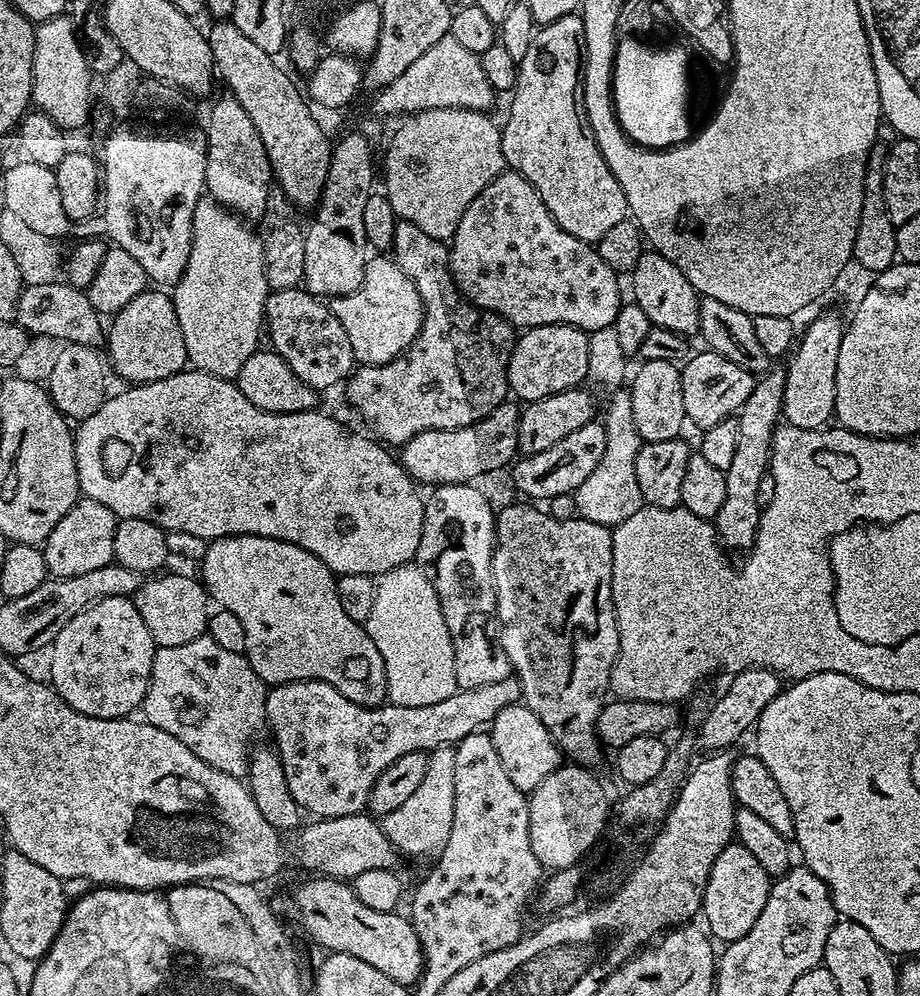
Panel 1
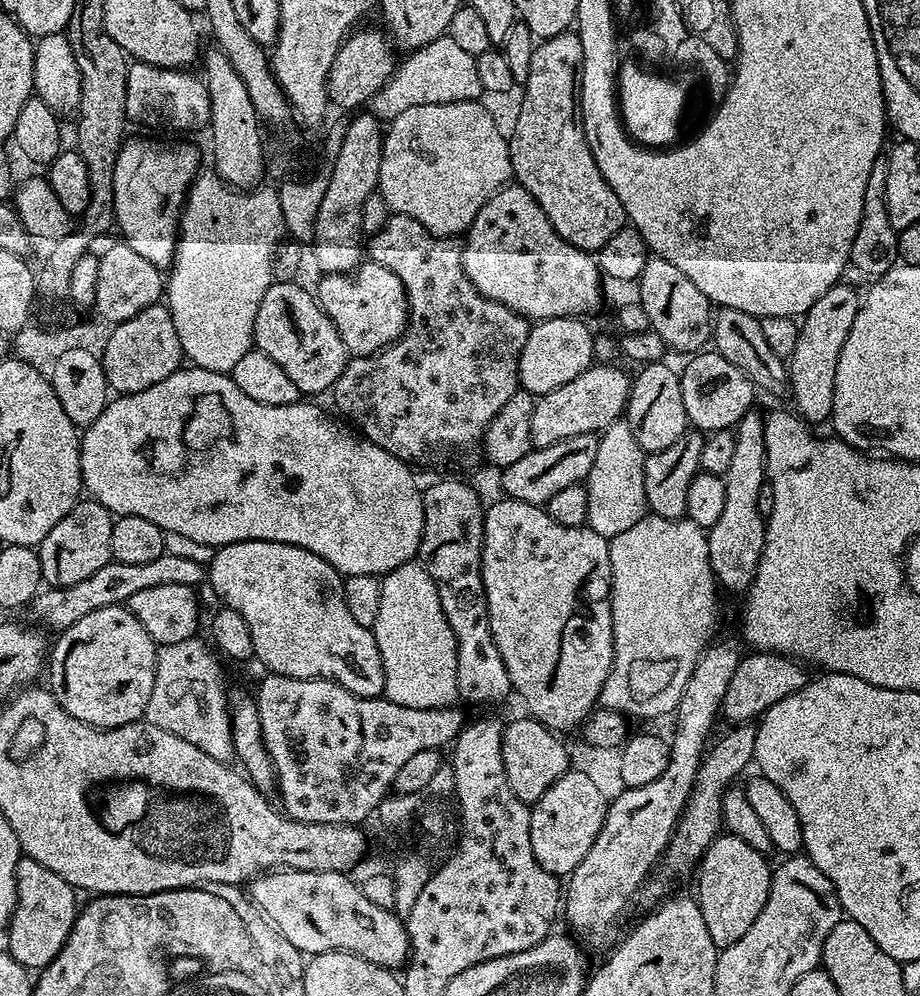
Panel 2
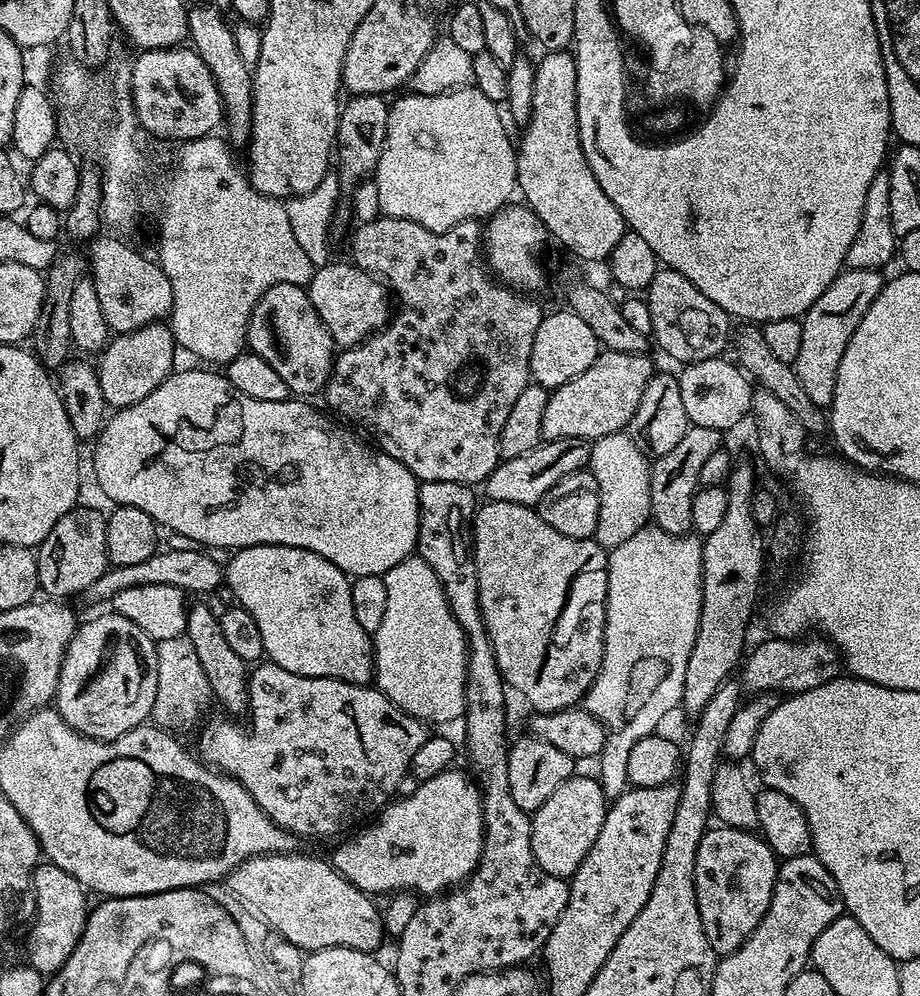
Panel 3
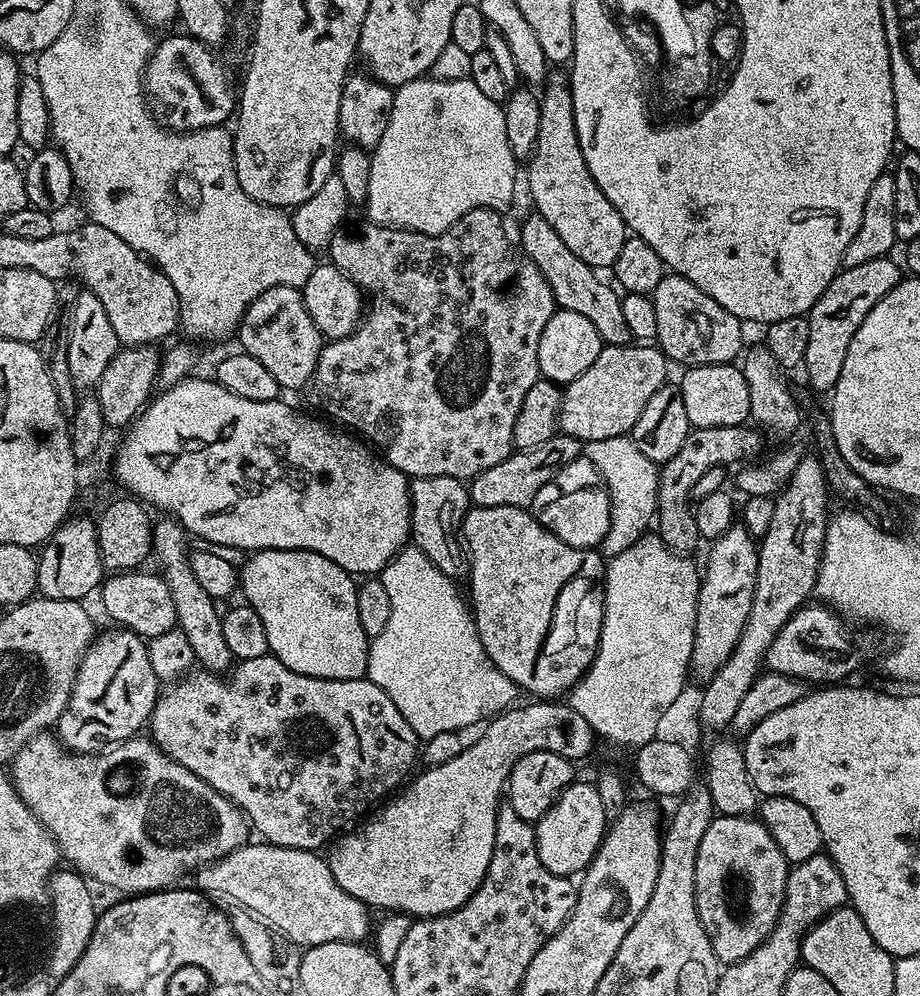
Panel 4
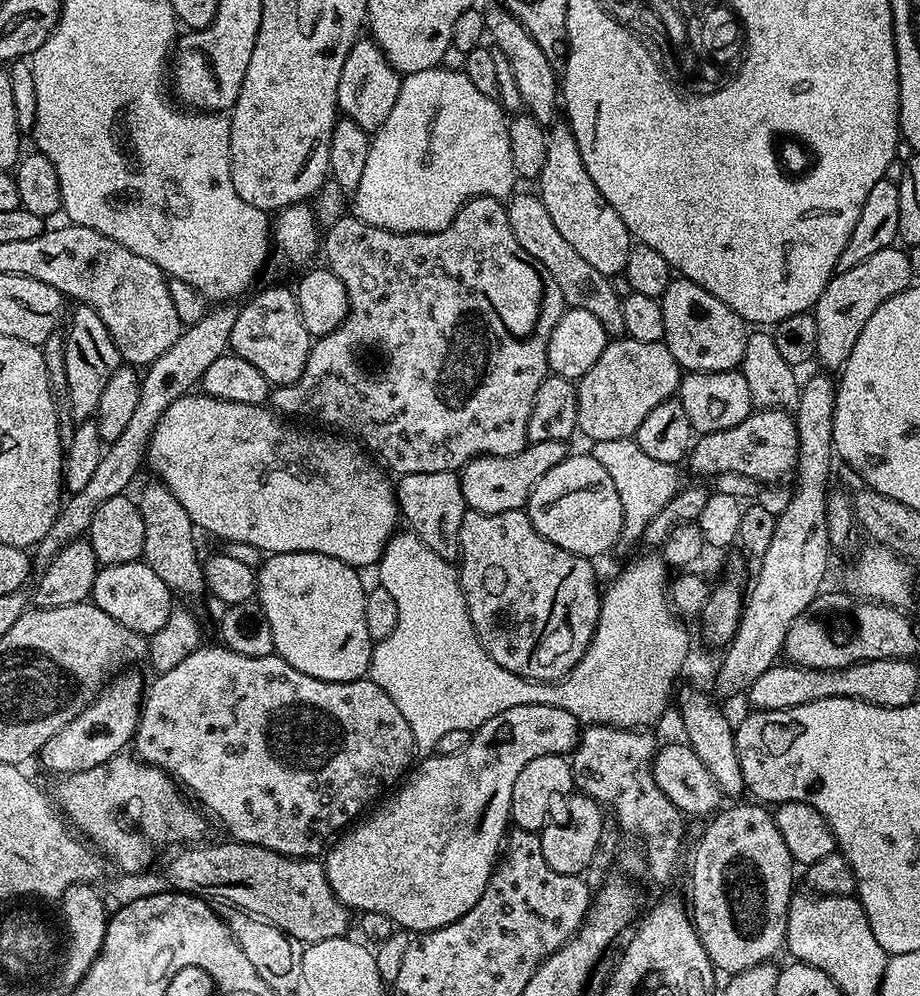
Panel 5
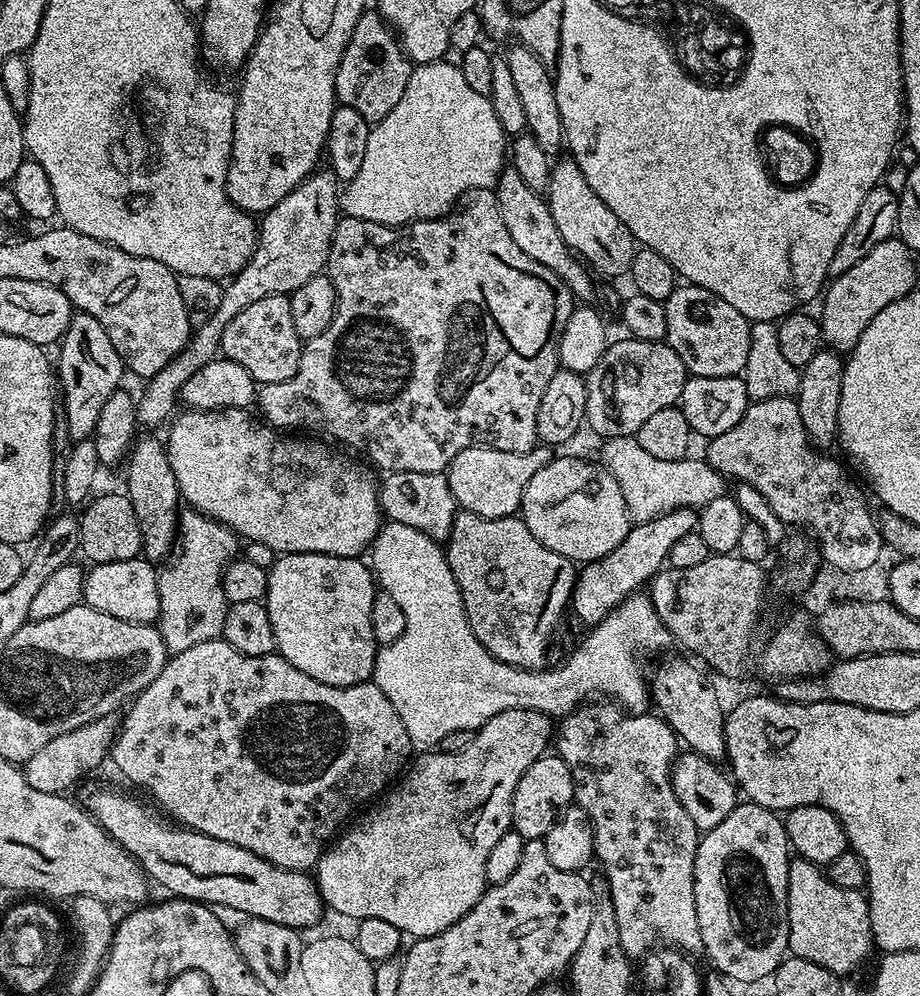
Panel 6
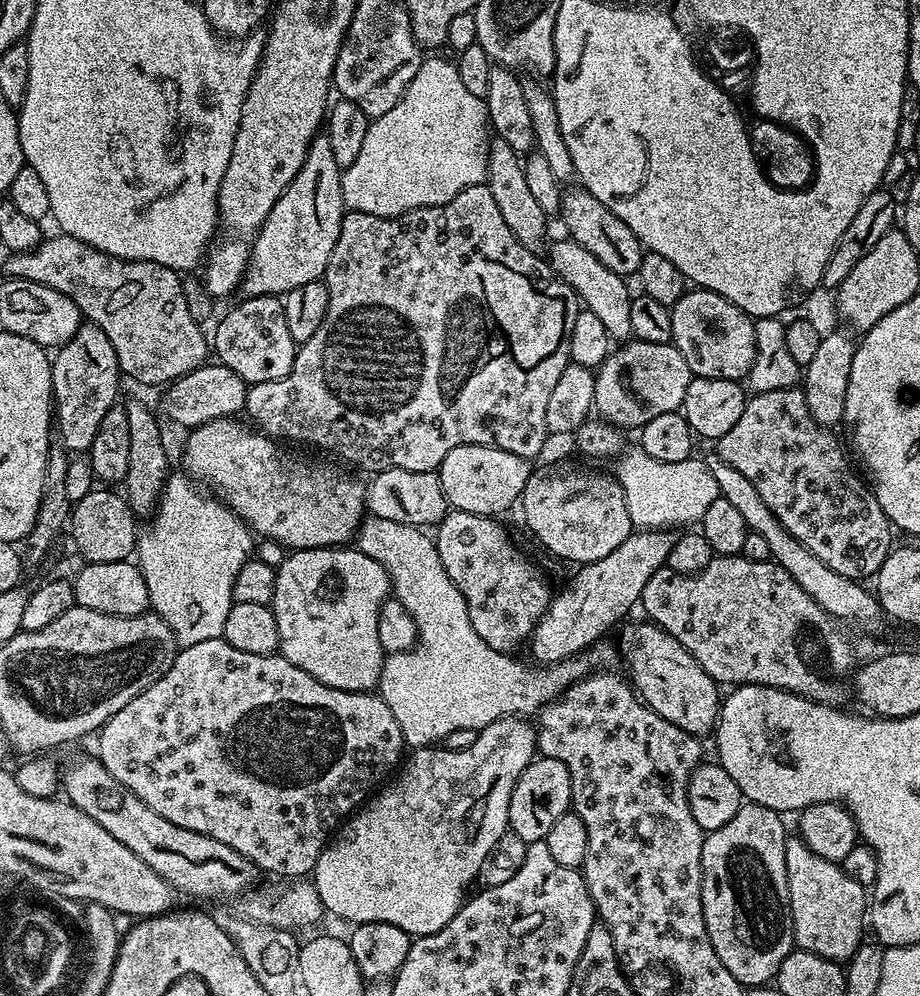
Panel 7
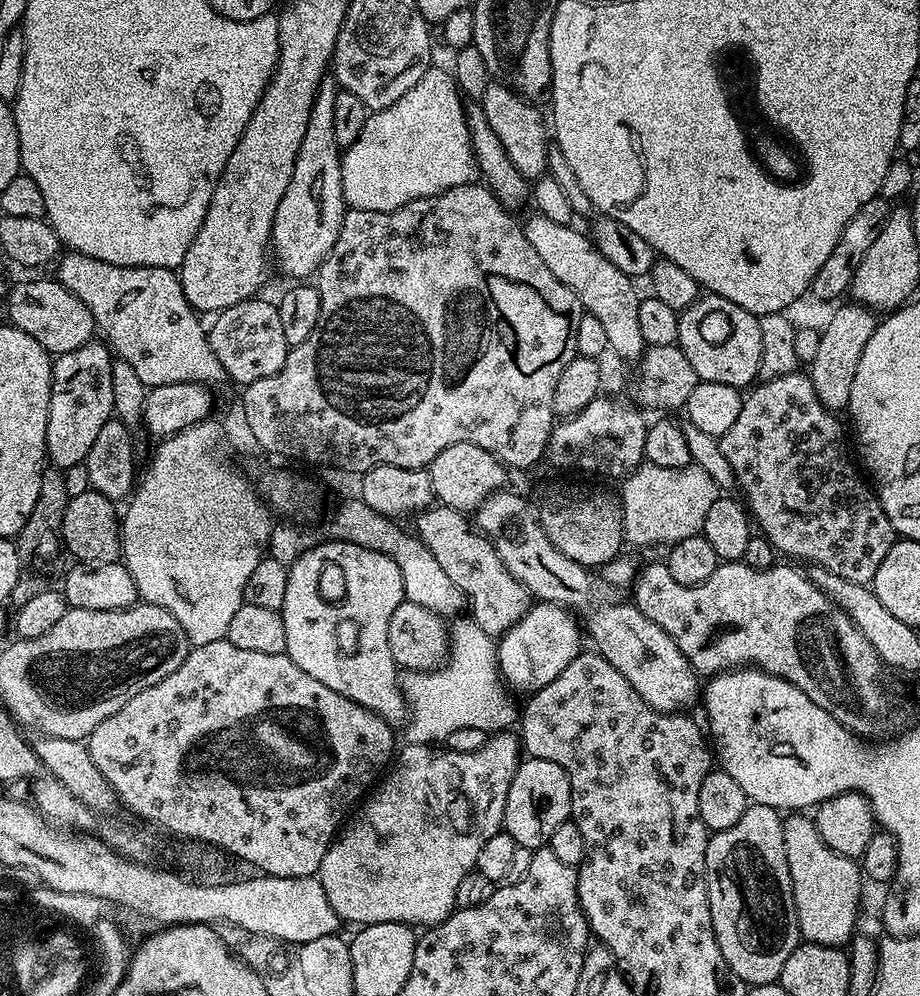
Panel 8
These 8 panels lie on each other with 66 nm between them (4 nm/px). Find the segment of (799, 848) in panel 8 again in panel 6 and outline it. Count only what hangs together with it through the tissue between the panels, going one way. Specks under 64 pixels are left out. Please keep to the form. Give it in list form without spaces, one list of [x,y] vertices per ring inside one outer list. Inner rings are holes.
[[[799,858],[788,862],[788,951],[806,962],[818,962],[826,970],[837,976],[847,977],[847,972],[856,972],[874,952],[872,923],[868,909],[868,897],[861,889],[838,886],[828,876],[821,865],[812,864],[809,860]]]

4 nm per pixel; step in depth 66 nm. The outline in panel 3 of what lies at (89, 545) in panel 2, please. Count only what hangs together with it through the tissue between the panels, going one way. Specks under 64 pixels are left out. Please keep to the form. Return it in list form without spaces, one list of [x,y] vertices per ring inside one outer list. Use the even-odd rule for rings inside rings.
[[[77,506],[71,508],[58,522],[54,525],[54,530],[46,534],[46,538],[38,546],[36,552],[36,561],[38,562],[38,582],[40,583],[40,592],[48,598],[64,598],[60,596],[77,596],[79,597],[98,578],[102,578],[104,571],[109,568],[108,551],[106,550],[106,516],[102,511],[96,508],[83,508]]]

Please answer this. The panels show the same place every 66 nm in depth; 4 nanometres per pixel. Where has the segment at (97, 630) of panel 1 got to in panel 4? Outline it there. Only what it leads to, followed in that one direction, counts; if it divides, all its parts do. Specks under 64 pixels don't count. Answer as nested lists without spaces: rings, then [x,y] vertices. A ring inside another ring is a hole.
[[[110,628],[110,631],[95,637],[91,647],[76,671],[75,684],[71,690],[70,702],[59,718],[56,734],[69,751],[80,755],[95,755],[106,747],[115,746],[133,739],[143,725],[151,719],[153,706],[159,699],[160,681],[150,663],[147,643],[143,637],[128,629]]]

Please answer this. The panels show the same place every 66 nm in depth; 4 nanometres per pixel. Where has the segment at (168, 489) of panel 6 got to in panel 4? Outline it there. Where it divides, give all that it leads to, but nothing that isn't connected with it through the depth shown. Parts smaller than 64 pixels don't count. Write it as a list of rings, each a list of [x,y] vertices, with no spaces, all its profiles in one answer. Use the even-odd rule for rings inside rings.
[[[160,518],[152,525],[152,556],[160,563],[159,571],[164,577],[166,586],[170,586],[170,598],[174,598],[174,610],[178,630],[186,634],[190,642],[192,659],[203,671],[224,674],[233,667],[234,658],[230,654],[230,646],[226,646],[226,637],[222,634],[222,612],[217,601],[202,590],[198,578],[194,578],[194,570],[188,557],[189,533],[184,531],[179,520]]]

